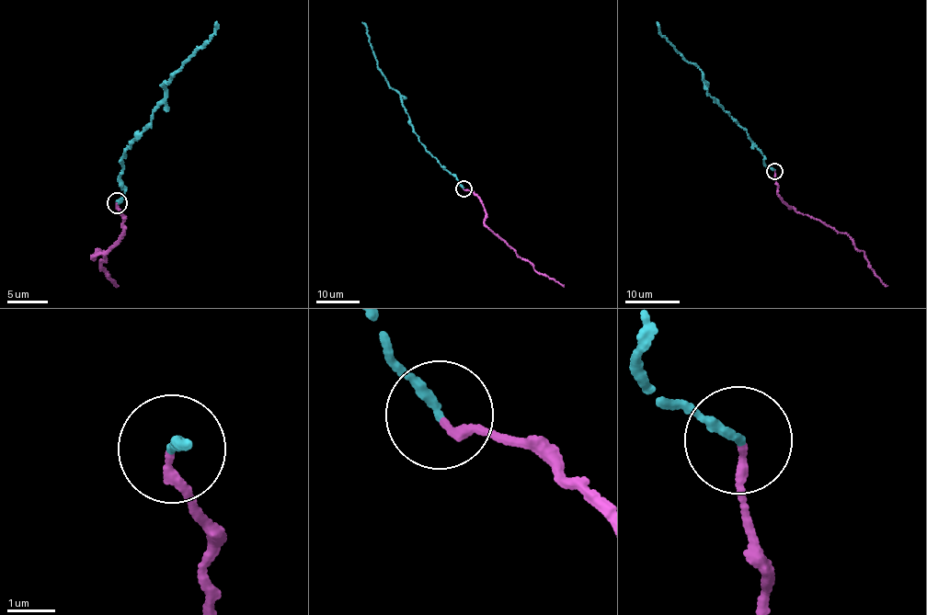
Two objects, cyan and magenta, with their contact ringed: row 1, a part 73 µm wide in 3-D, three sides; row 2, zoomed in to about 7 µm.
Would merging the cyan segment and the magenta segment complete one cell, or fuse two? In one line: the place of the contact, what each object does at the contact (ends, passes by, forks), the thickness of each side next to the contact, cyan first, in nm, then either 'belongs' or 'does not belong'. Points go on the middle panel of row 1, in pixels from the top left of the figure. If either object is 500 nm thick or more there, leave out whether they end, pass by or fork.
at (463, 188); cyan ends there; magenta ends there; 180 nm thick on the cyan side, 170 nm on the other; belongs

